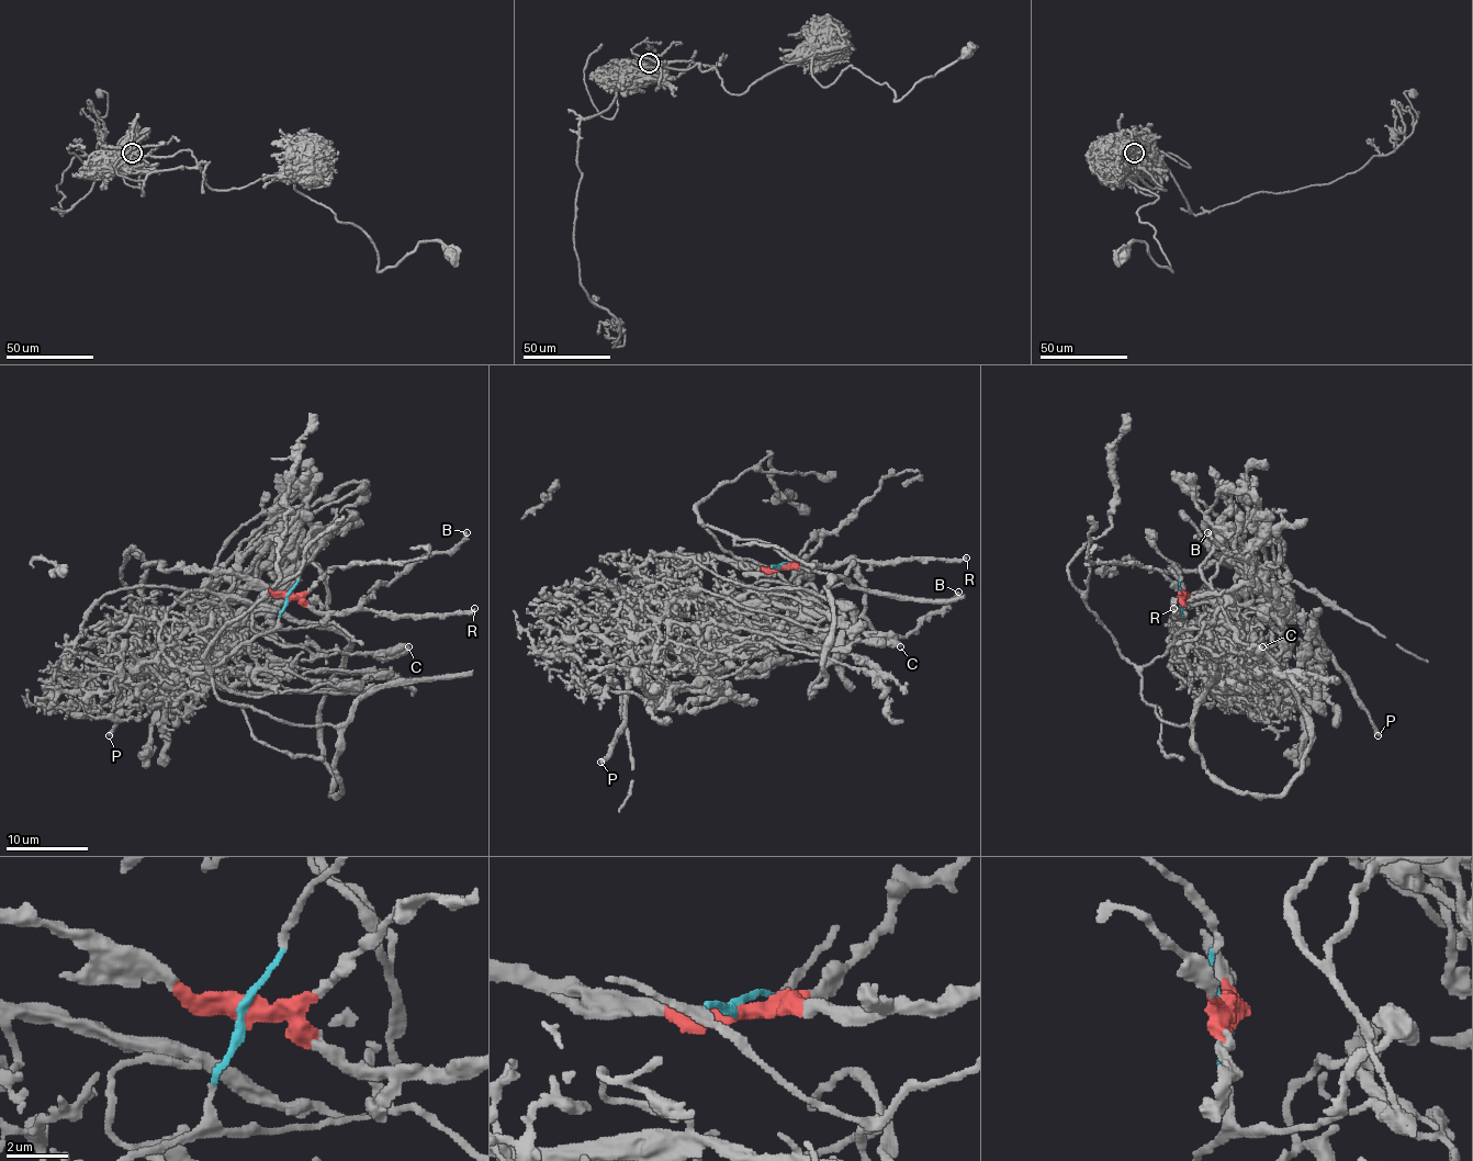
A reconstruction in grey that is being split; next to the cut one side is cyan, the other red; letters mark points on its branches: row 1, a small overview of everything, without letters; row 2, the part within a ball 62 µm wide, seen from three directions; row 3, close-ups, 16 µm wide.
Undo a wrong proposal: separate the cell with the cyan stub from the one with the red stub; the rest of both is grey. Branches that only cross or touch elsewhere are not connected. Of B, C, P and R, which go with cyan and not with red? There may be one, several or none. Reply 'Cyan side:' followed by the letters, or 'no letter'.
Cyan side: C

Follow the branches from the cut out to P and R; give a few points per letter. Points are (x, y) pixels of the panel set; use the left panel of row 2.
P: (288, 597), (251, 586), (235, 574), (162, 571), (159, 562), (147, 564), (134, 630), (134, 668), (108, 735)
R: (288, 597), (300, 597), (316, 611), (330, 613), (453, 616), (474, 609)

